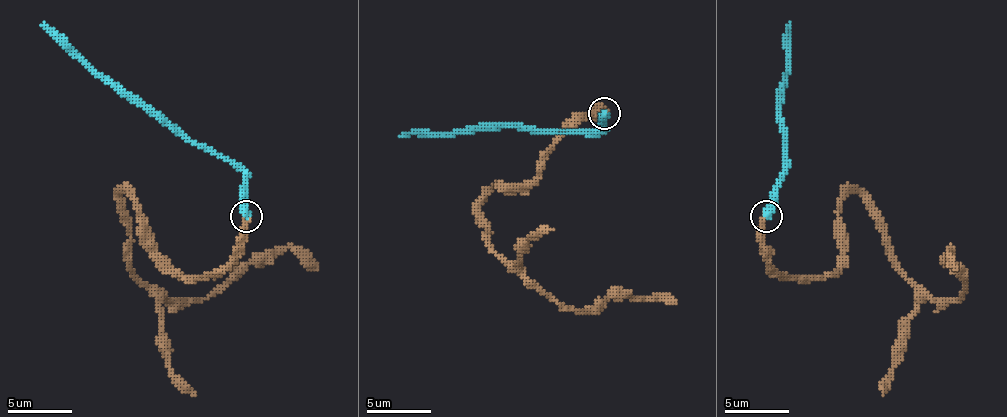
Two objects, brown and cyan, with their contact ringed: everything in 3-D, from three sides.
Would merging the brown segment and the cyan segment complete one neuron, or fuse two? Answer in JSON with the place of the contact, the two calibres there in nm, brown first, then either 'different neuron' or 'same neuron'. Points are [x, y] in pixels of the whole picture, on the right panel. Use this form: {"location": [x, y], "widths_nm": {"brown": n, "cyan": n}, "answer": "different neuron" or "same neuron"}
{"location": [766, 216], "widths_nm": {"brown": 400, "cyan": 480}, "answer": "same neuron"}

